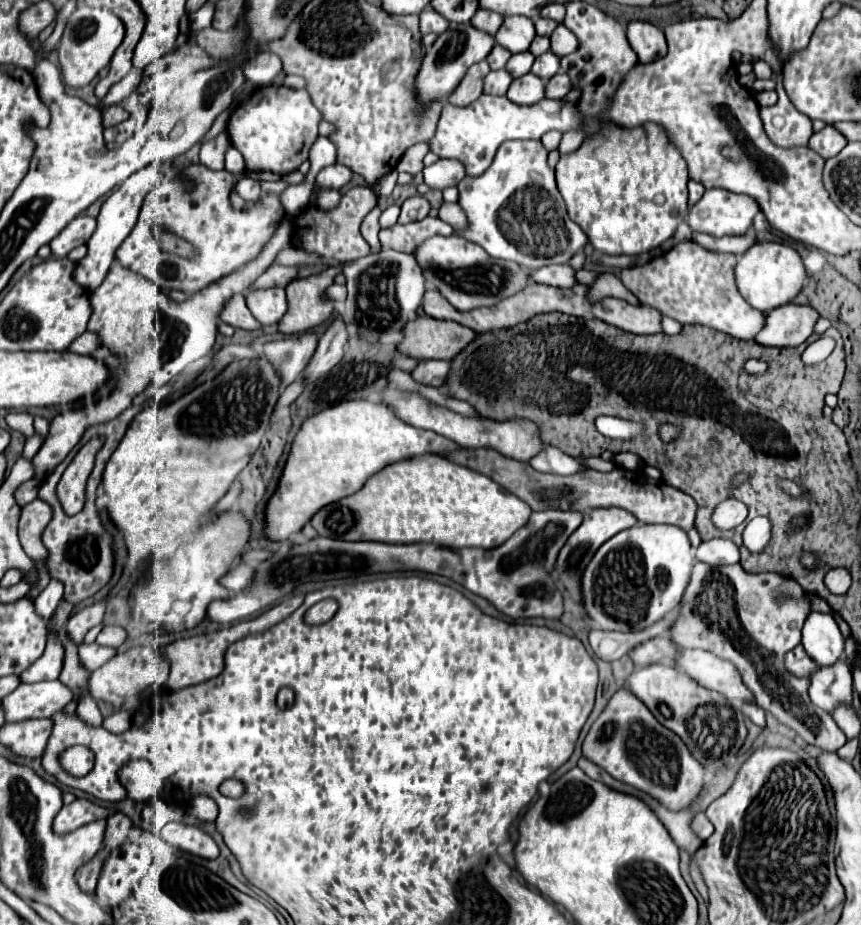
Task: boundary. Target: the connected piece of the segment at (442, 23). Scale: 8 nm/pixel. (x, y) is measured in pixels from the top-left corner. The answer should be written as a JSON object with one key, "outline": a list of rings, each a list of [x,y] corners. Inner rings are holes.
{"outline":[[[427,8],[419,16],[419,28],[421,28],[421,34],[429,34],[429,32],[441,34],[449,28],[449,22],[441,14],[437,14],[433,8]]]}

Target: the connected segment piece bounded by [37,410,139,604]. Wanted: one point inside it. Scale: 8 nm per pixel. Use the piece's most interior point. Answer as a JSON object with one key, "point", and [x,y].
{"point":[79,554]}

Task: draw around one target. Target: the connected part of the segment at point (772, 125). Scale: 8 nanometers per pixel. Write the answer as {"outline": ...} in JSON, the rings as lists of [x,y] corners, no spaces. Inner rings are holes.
{"outline":[[[769,50],[765,53],[763,60],[766,61],[775,74],[776,92],[778,101],[775,106],[759,108],[759,116],[763,122],[763,128],[769,136],[769,140],[781,148],[793,148],[793,146],[805,146],[809,142],[811,120],[807,116],[801,116],[801,112],[795,110],[791,100],[787,98],[783,87],[783,73],[777,56]]]}

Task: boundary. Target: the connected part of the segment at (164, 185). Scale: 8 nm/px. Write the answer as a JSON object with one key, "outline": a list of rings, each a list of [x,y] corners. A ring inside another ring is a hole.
{"outline":[[[193,164],[185,168],[185,174],[195,182],[191,194],[181,188],[181,180],[165,178],[159,186],[155,186],[143,200],[139,220],[131,234],[117,248],[115,258],[121,266],[149,278],[153,284],[161,284],[167,290],[181,290],[187,296],[203,290],[215,280],[227,276],[247,264],[261,252],[261,244],[273,236],[273,228],[285,216],[279,198],[275,194],[263,194],[261,206],[245,212],[237,212],[229,204],[229,190],[233,184],[245,174],[231,174],[227,170],[213,172],[203,164]],[[155,226],[163,226],[177,238],[189,242],[195,248],[195,256],[181,258],[177,254],[169,254],[157,246]]]}

